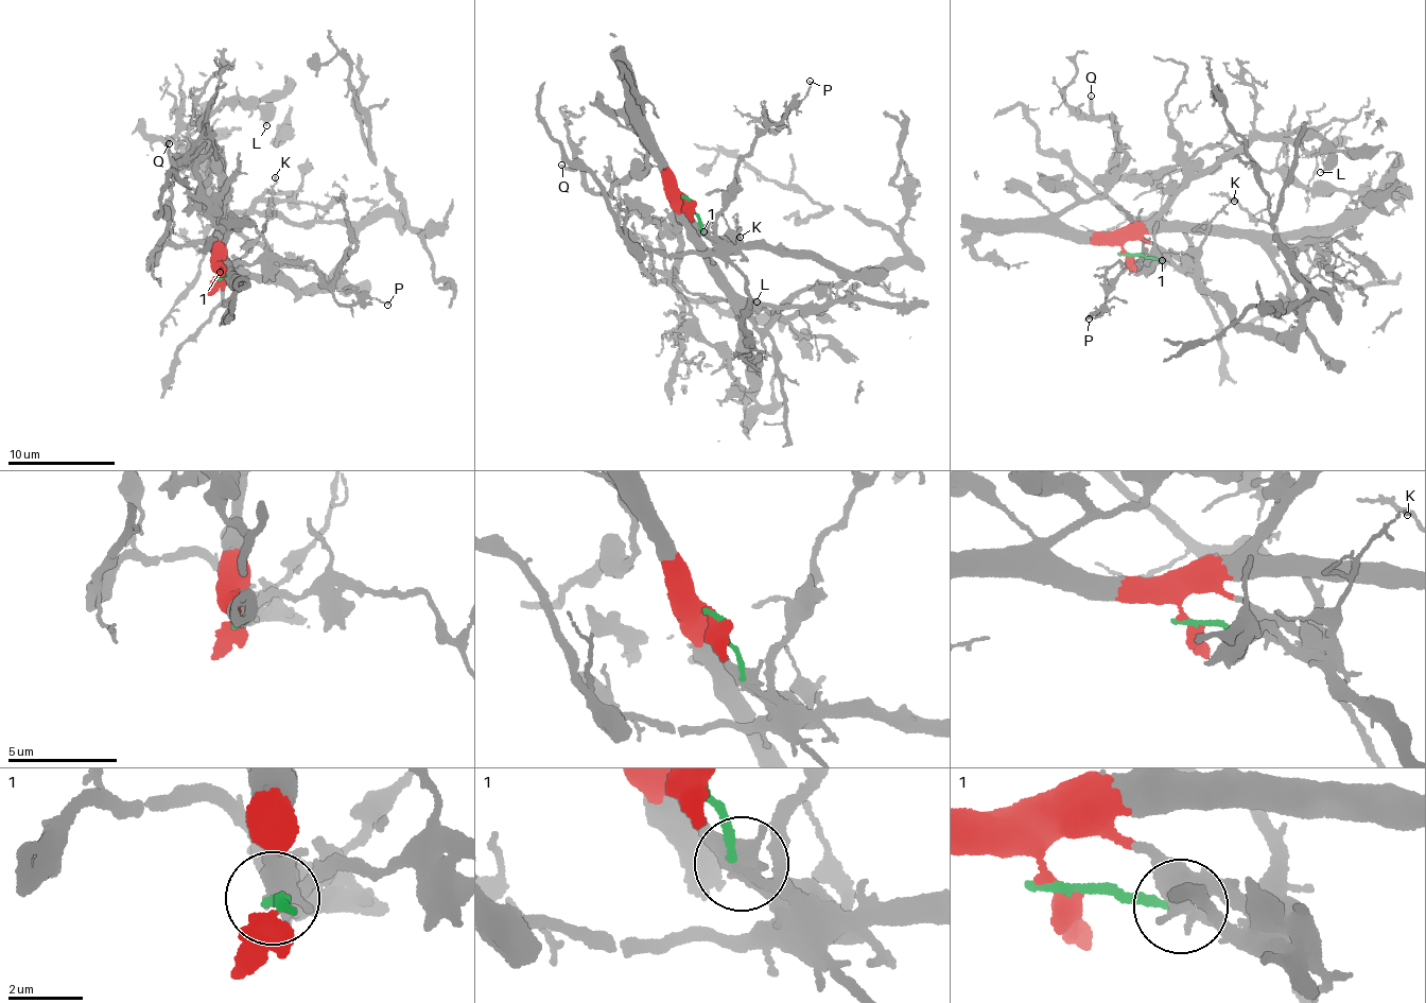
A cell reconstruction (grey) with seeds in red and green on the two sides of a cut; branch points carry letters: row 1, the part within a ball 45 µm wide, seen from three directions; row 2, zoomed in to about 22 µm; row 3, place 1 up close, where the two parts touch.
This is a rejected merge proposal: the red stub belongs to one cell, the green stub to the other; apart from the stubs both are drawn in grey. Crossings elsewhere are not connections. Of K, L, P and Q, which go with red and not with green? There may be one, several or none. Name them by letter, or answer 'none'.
K, L, Q

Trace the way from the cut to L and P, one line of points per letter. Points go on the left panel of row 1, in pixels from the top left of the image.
L: (220, 275), (214, 252), (223, 179), (204, 128), (215, 109), (238, 99), (258, 107), (266, 126)
P: (221, 275), (218, 273), (239, 263), (276, 261), (314, 264), (323, 284), (343, 305), (366, 299), (387, 304)

